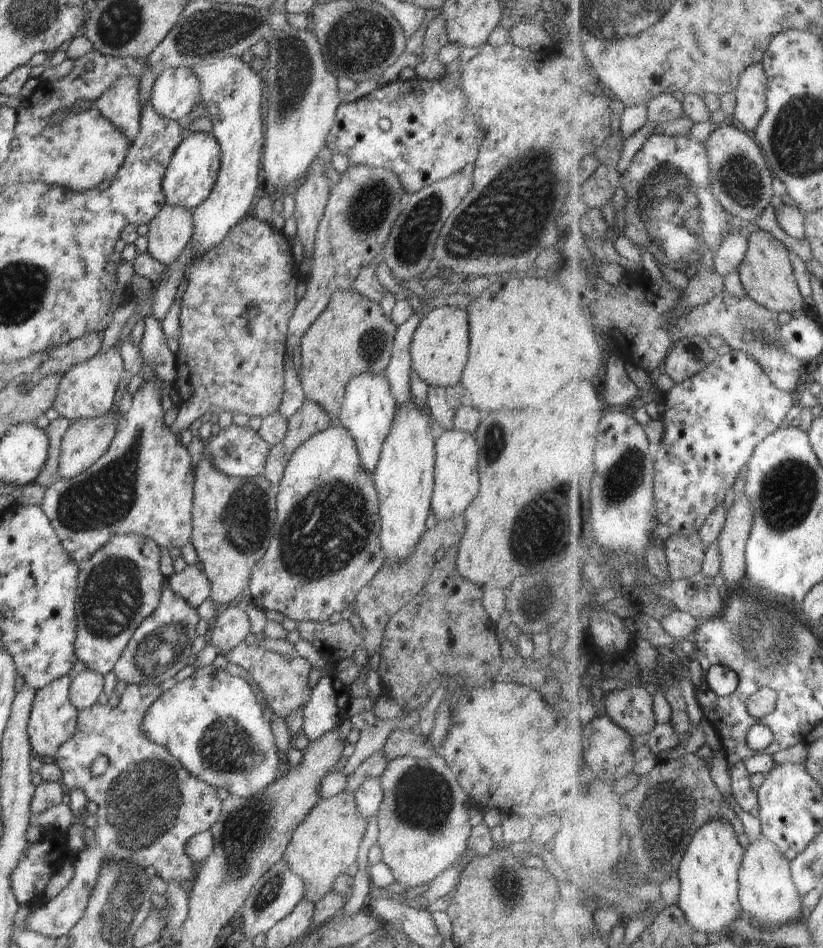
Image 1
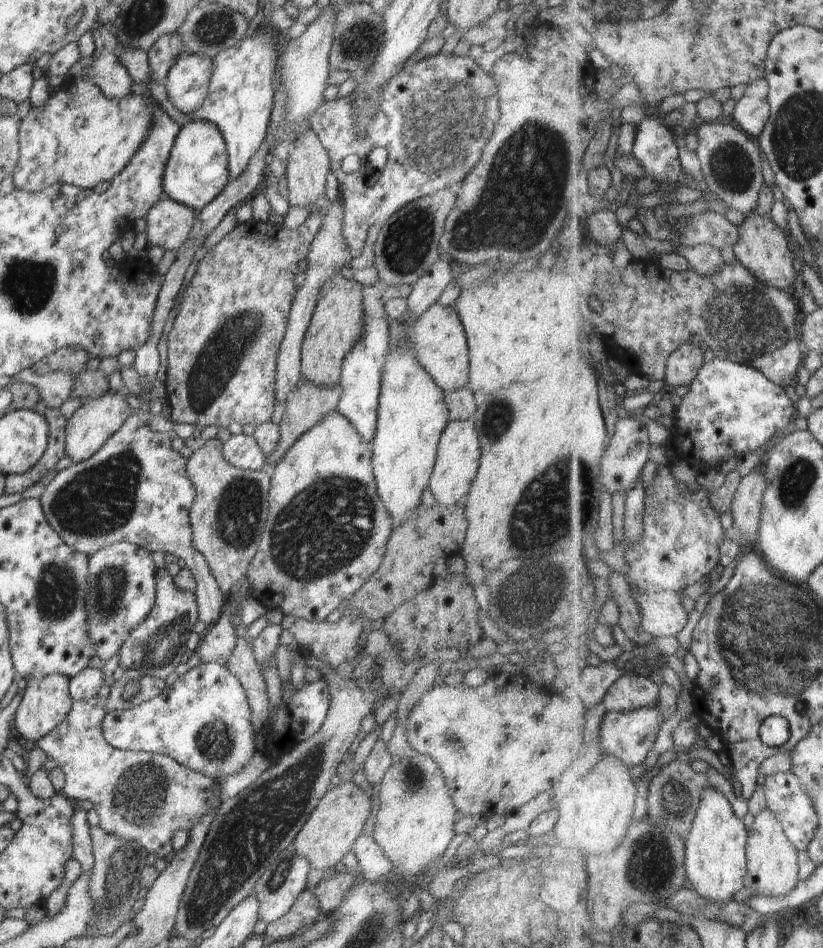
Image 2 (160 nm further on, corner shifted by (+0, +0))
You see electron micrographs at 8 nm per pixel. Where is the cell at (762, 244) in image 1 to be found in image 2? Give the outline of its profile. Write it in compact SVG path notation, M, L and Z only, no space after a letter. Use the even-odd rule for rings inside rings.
M757 209L746 215L746 220L739 225L739 229L740 236L734 246L737 258L752 272L755 272L758 279L776 285L785 291L793 292L798 277L796 276L796 268L794 268L790 240L788 240L789 233L772 218L771 214L760 214Z

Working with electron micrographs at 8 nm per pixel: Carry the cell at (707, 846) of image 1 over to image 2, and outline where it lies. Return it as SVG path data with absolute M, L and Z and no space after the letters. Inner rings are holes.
M714 785L703 794L699 814L692 825L687 841L687 871L689 879L700 895L718 903L730 898L746 885L750 831L728 800L728 795Z

